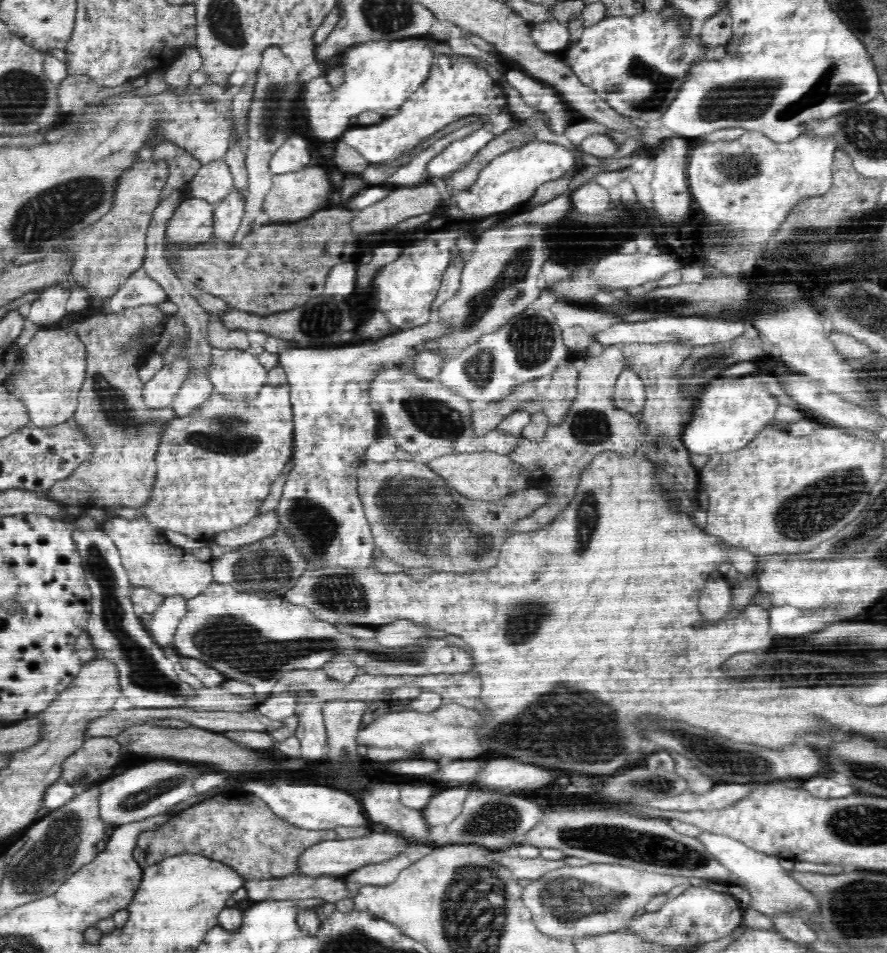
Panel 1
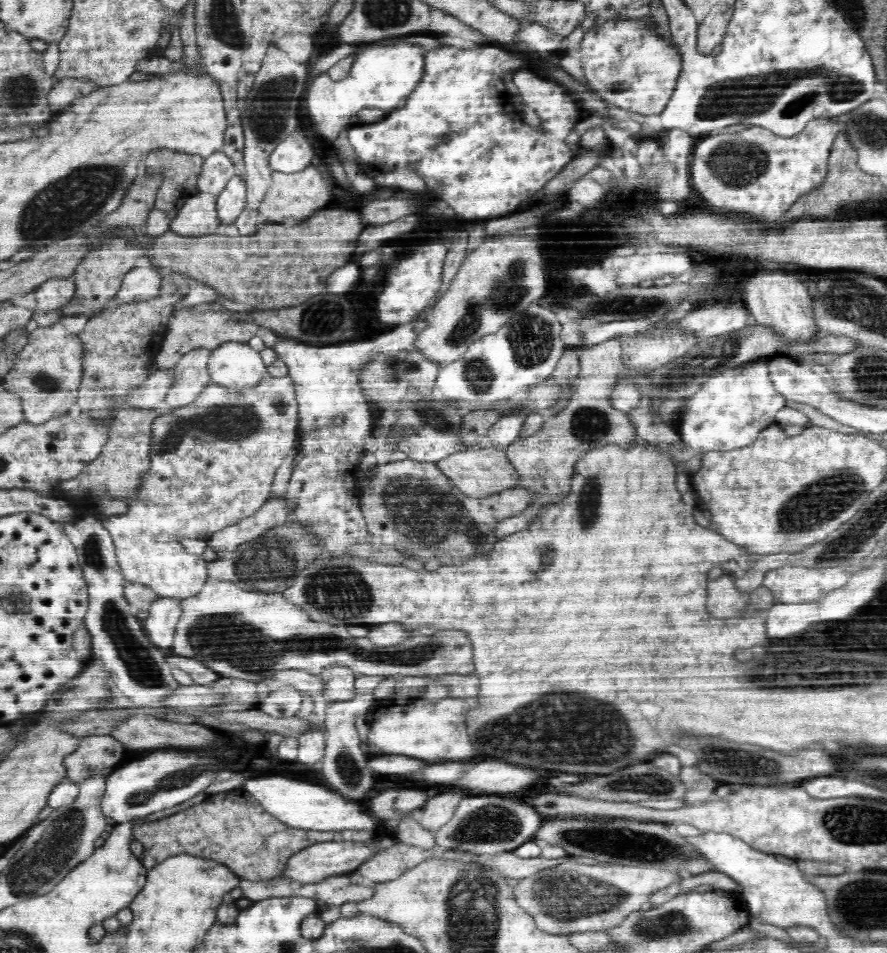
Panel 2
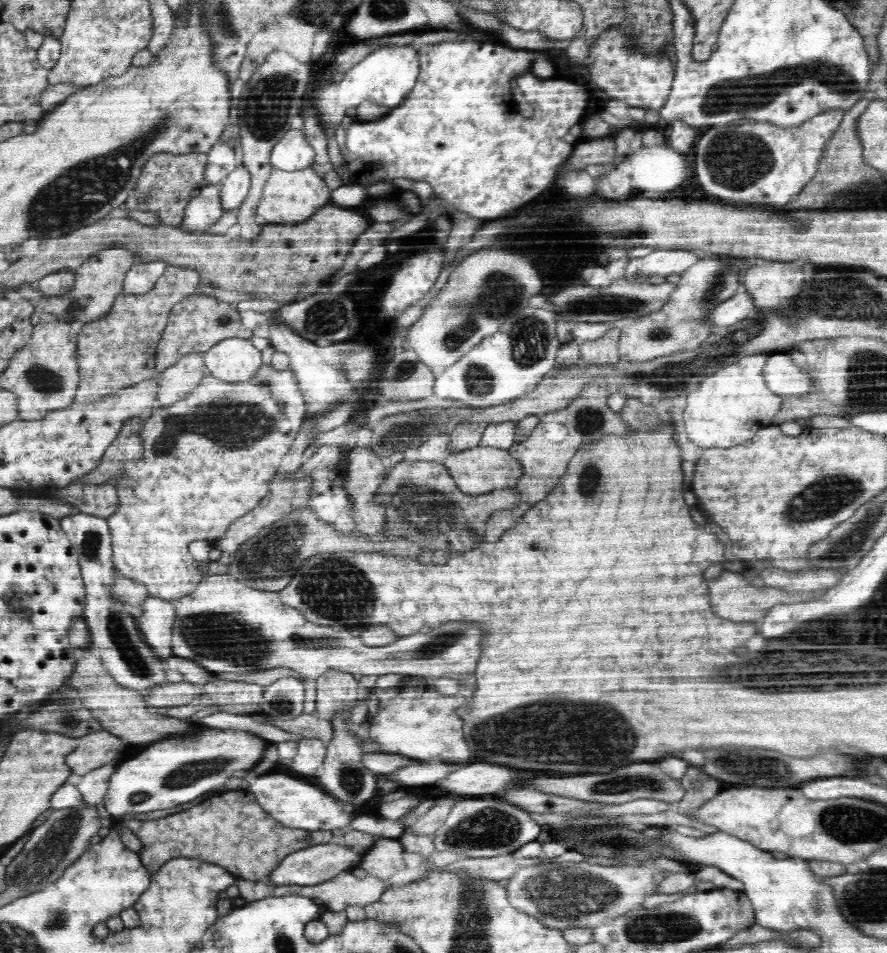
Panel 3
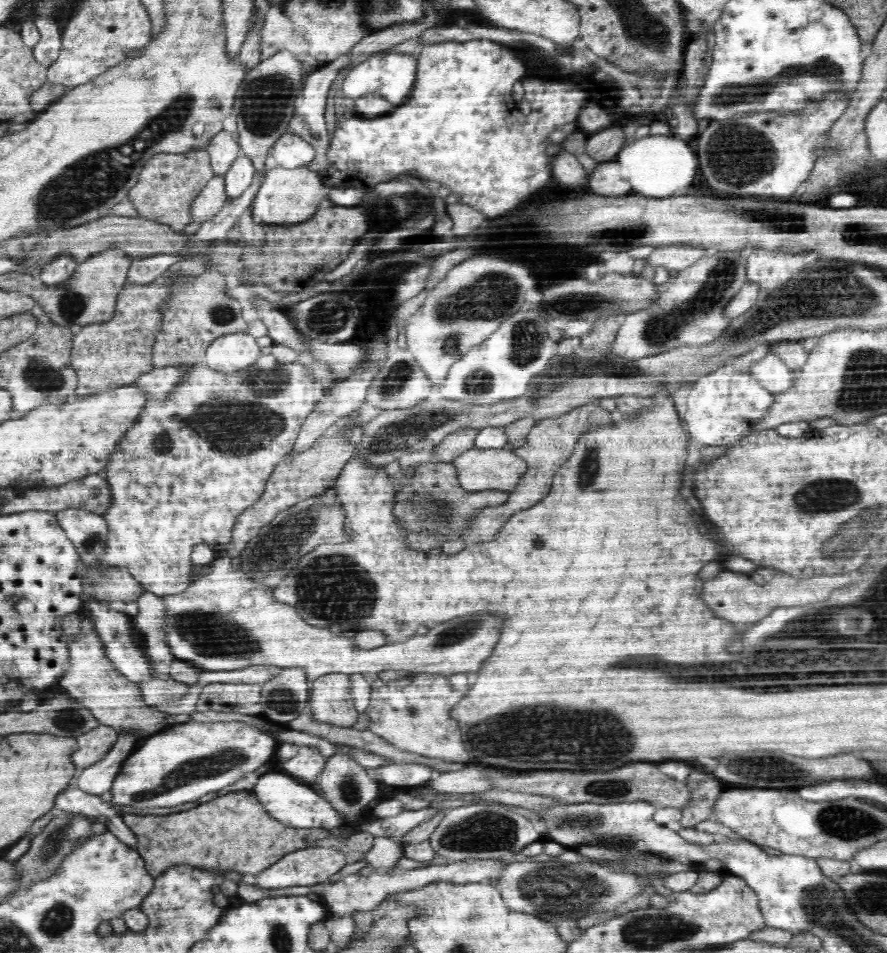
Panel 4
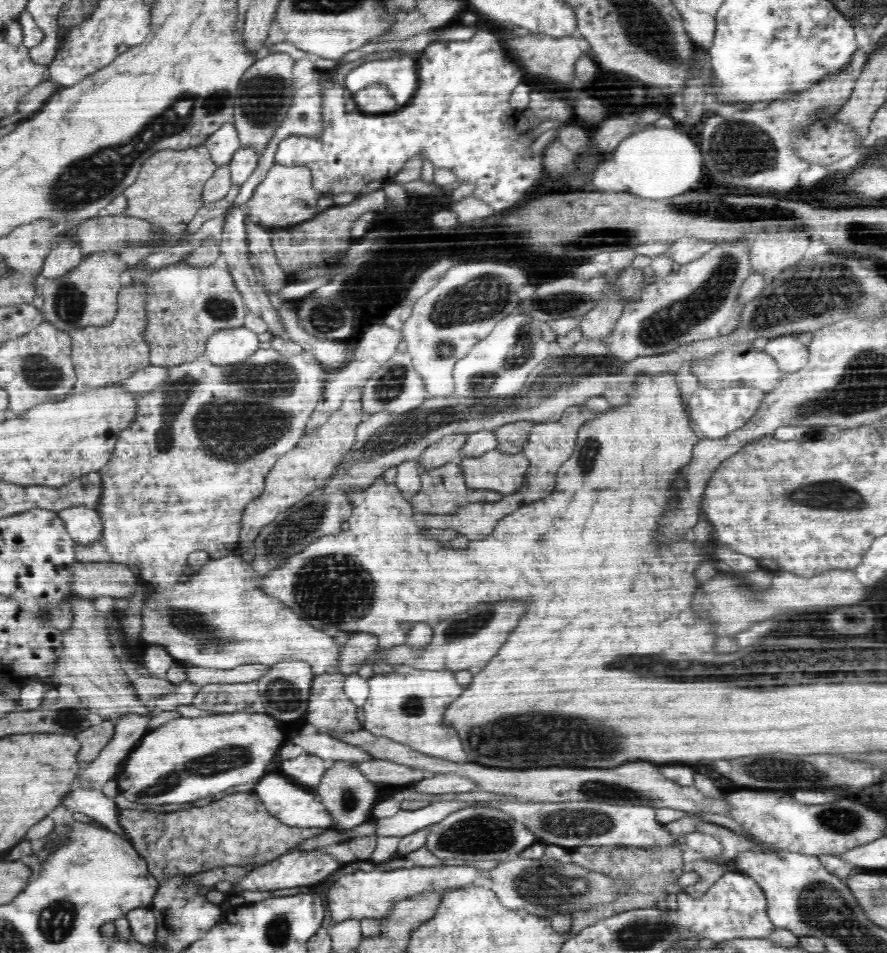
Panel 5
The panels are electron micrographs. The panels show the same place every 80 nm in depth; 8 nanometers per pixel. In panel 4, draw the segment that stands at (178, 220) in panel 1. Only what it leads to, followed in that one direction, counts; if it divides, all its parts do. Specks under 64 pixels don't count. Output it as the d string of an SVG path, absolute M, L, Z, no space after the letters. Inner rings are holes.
M222 173L213 176L202 189L192 206L191 222L208 222L212 216L216 216L226 203L225 175Z

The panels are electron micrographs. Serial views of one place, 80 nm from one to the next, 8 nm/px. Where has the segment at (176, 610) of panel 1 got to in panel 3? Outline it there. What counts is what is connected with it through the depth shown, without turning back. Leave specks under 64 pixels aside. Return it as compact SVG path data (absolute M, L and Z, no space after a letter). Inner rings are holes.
M149 595L142 604L143 614L136 617L138 628L146 638L146 644L162 660L174 656L172 648L172 624L174 624L174 605L169 600Z

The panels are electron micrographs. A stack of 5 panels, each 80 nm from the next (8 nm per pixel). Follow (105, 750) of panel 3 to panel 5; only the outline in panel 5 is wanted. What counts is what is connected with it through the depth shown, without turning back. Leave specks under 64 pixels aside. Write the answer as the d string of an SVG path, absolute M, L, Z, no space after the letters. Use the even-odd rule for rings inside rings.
M103 721L98 726L76 734L74 738L80 745L77 761L91 763L100 752L112 741L115 734L115 724L112 721Z

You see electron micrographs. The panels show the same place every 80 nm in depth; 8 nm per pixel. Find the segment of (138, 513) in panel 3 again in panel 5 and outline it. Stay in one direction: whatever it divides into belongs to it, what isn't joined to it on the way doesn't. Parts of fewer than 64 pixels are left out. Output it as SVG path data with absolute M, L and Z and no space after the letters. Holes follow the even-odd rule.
M258 348L248 360L238 362L234 366L230 366L230 364L226 366L212 364L202 354L202 356L196 356L194 360L168 366L167 373L167 380L162 382L160 388L156 388L154 392L138 394L135 397L134 420L131 421L130 425L122 429L122 432L118 432L118 440L110 460L108 460L106 466L98 470L102 479L102 496L99 497L97 512L100 515L100 519L102 519L102 536L94 544L74 544L74 554L78 562L111 561L118 564L126 564L131 568L138 582L148 583L151 591L156 591L158 588L168 588L170 584L176 584L180 578L184 578L183 572L189 567L187 560L190 552L206 550L208 554L214 554L214 556L209 556L209 558L218 559L224 558L228 554L236 554L236 552L230 552L230 550L234 550L236 544L240 547L241 522L242 516L245 514L245 508L264 492L266 476L268 476L268 472L270 472L274 464L278 462L278 458L284 456L290 449L298 446L299 440L305 434L306 425L313 415L317 402L323 395L325 377L327 375L323 368L313 364L304 354L299 353L294 354L294 356L286 356L273 348ZM242 364L248 364L250 376L238 376L238 374L232 376L230 374L232 368L238 372L238 368Z

